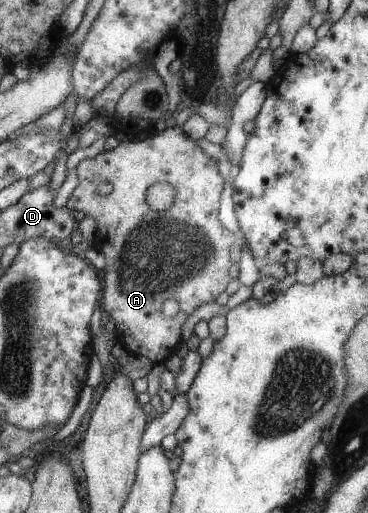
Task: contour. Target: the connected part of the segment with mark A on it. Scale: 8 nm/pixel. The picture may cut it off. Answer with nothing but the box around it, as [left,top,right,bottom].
[66,125,235,365]

